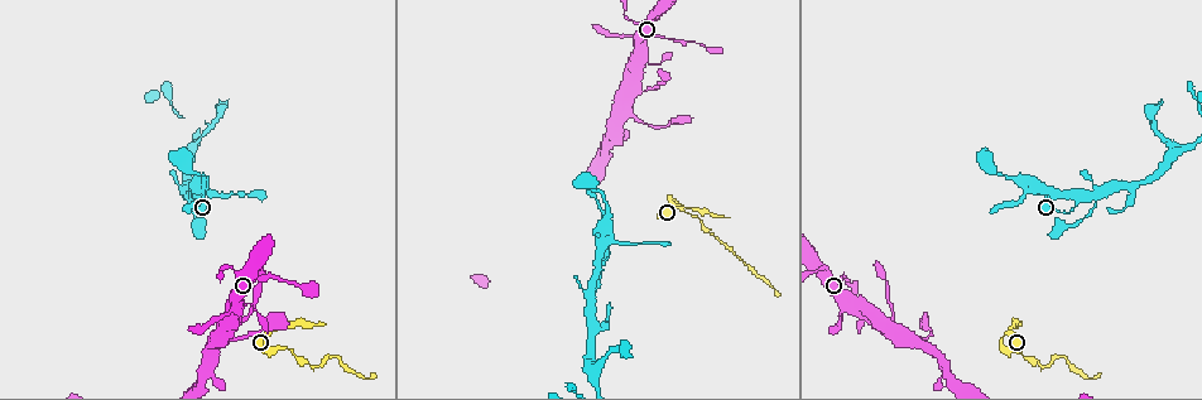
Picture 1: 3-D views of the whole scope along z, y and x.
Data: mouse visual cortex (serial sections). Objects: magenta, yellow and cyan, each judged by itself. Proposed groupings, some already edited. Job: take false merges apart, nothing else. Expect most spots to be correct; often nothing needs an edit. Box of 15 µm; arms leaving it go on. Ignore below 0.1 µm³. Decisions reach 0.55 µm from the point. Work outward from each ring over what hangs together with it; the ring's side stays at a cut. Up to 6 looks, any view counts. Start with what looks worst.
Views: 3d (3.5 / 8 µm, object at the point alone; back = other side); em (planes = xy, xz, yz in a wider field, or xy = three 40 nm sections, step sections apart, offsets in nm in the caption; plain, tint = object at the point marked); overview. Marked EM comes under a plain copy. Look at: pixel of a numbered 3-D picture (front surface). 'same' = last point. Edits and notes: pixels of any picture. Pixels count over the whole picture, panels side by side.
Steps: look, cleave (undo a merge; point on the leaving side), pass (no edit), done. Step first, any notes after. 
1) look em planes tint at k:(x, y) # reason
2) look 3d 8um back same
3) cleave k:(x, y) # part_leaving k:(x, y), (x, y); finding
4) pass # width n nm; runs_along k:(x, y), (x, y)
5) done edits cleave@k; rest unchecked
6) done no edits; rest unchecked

look 3d 8um at 1:(641, 89) # small branch off a trunk

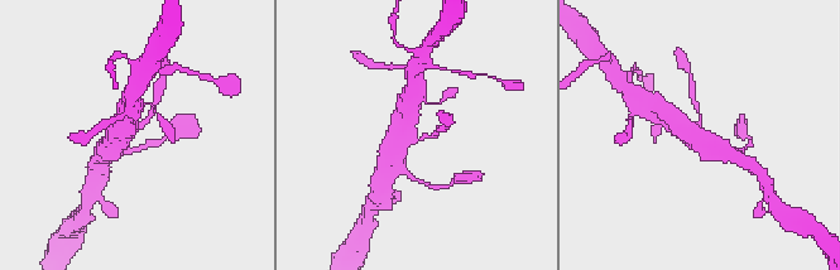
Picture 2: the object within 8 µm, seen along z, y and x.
look 3d 3.5um at 2:(410, 139) # zoom in

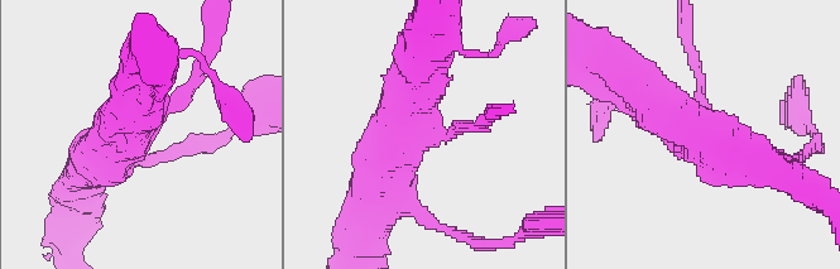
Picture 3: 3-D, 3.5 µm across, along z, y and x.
look em planes tint at 3:(429, 132)

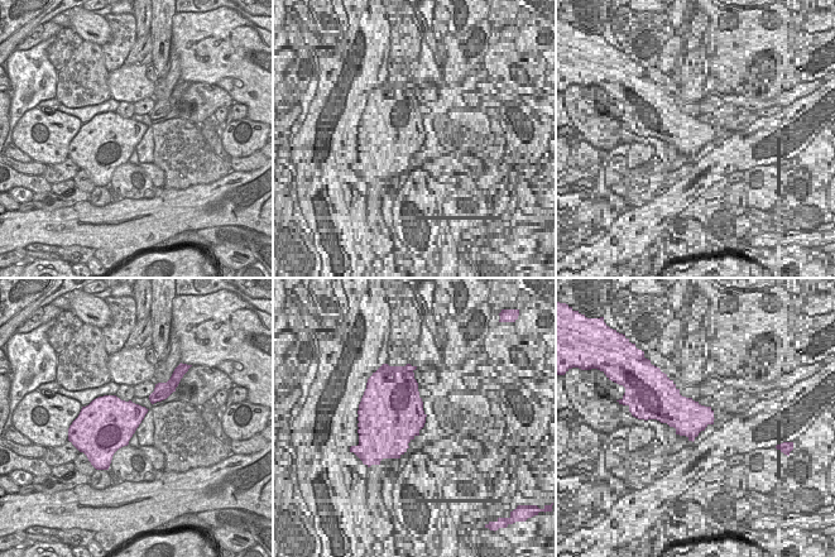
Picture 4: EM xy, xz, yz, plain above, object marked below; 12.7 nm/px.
pass # continuous, no second cell

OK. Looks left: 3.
look 3d 3.5um at 1:(288, 349)

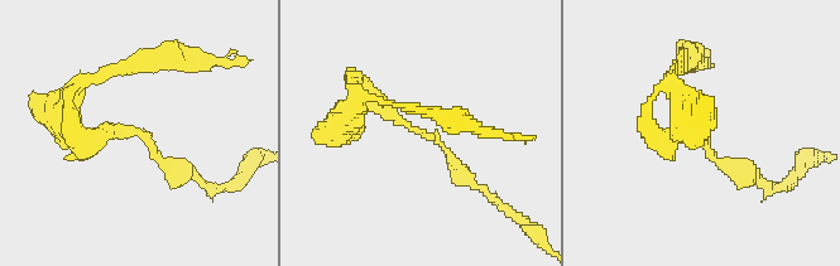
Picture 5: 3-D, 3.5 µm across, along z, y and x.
look em xy step 5 tint at 5:(426, 131) # arm_widths 150, 250 nm; shape alone is not enough

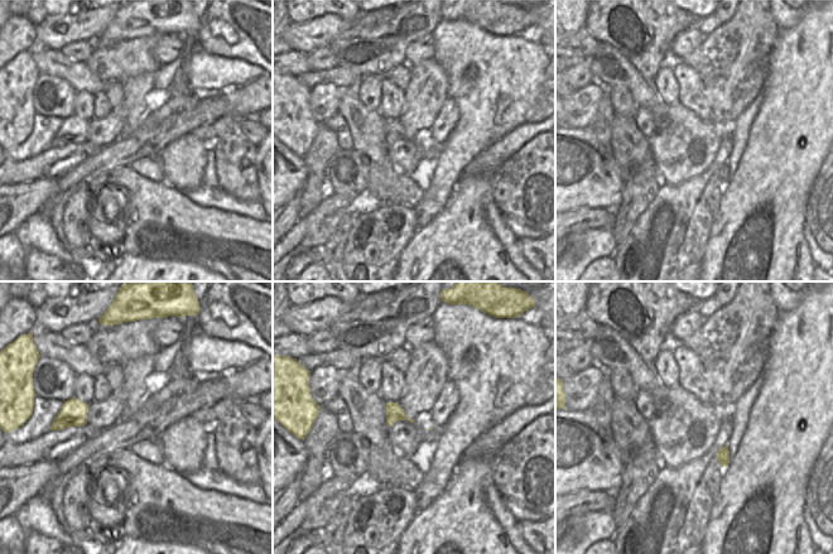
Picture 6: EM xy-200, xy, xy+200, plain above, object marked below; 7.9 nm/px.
pass # runs_along 5:(360, 104), (433, 136), (469, 182); continuous, no second cell

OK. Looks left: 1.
done no edits; rest unchecked

